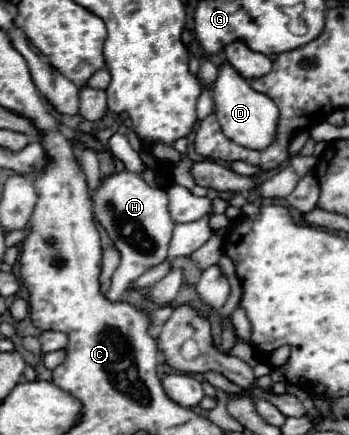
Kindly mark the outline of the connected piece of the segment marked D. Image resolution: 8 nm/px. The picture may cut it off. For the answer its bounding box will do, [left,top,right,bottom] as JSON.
[212,65,278,149]

